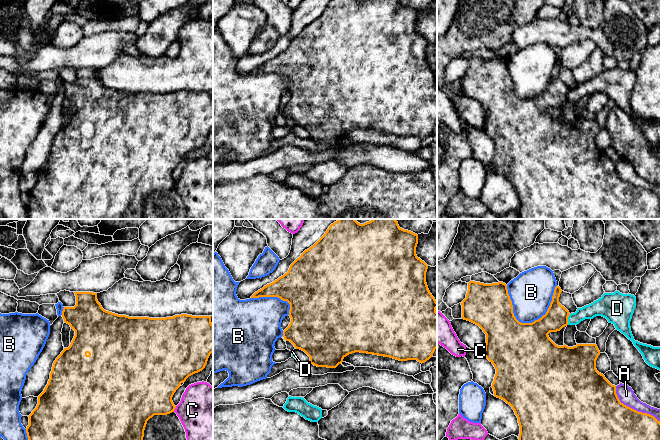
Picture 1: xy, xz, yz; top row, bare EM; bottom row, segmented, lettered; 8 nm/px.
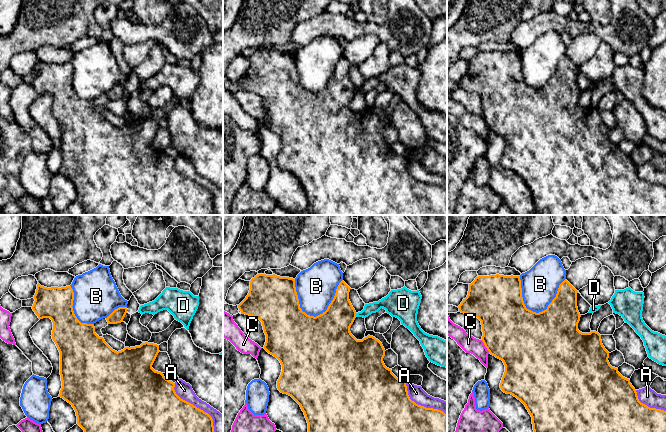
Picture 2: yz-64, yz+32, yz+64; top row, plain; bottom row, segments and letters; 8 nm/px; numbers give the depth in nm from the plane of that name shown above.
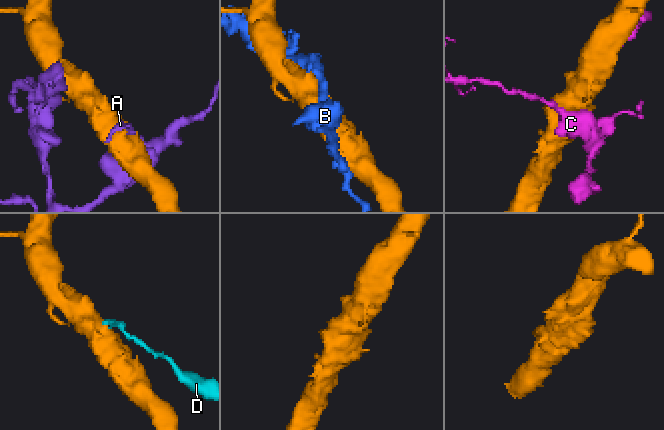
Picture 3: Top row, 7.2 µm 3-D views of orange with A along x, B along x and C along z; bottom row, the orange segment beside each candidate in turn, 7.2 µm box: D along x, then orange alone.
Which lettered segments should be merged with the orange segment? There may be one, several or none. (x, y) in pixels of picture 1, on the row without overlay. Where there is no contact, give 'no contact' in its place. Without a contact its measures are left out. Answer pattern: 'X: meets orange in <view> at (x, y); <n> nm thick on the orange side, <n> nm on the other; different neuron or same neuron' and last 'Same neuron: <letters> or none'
A: meets orange in yz at (633, 185); 500 nm thick on the orange side, 130 nm on the other; different neuron
B: meets orange in yz at (545, 90); 300 nm thick on the orange side, 340 nm on the other; different neuron
C: meets orange in xy at (174, 185); 380 nm thick on the orange side, 420 nm on the other; different neuron
D: meets orange in yz at (567, 95); 190 nm thick on the orange side, 120 nm on the other; different neuron
Same neuron: none

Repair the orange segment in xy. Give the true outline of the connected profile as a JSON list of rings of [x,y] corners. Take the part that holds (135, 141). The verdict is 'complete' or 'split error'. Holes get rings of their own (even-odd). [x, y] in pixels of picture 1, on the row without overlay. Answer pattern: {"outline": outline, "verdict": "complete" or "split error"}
{"outline": [[[74,68],[76,81],[64,83],[62,93],[75,107],[75,112],[68,124],[64,124],[53,139],[50,155],[44,167],[38,172],[38,180],[29,193],[26,204],[29,219],[143,219],[147,197],[154,191],[167,191],[174,188],[176,182],[172,173],[186,155],[202,147],[213,128],[213,100],[211,92],[192,92],[187,90],[166,94],[129,93],[118,91],[102,84],[97,76],[97,69]]], "verdict": "complete"}

